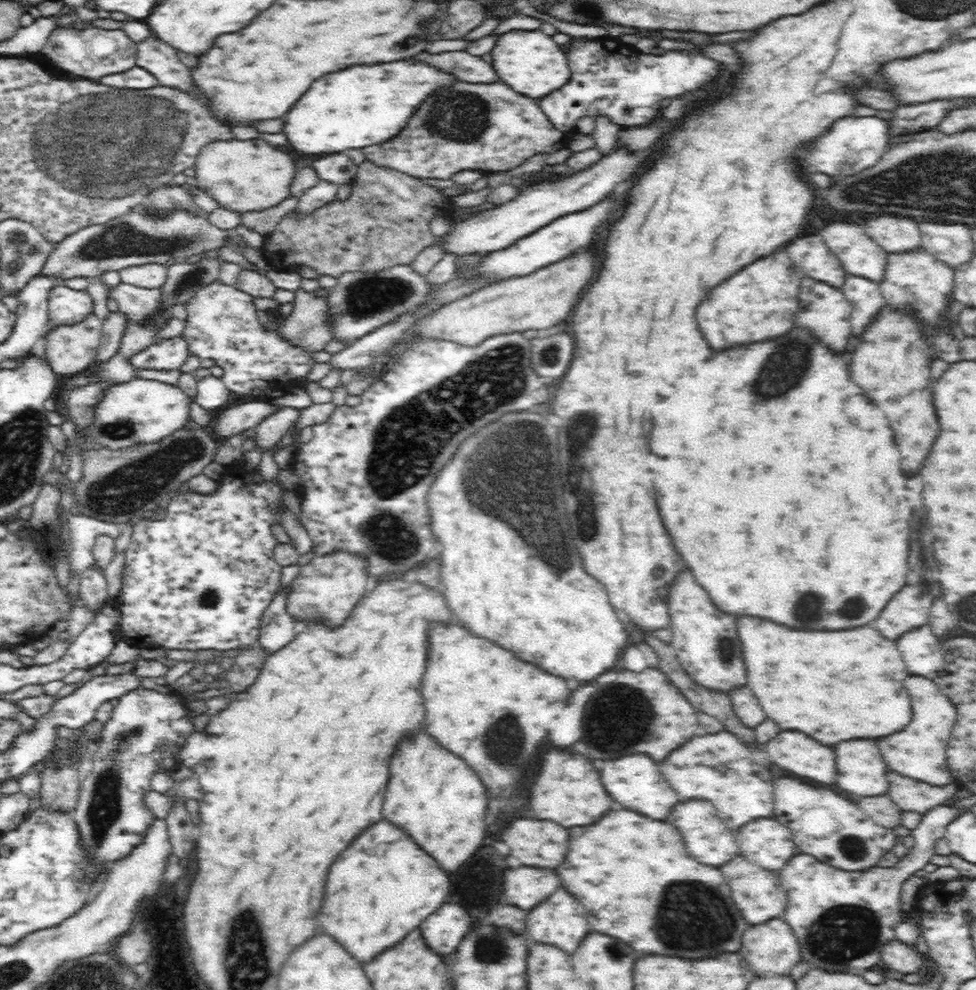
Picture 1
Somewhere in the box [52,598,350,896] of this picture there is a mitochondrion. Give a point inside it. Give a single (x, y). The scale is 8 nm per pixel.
(104, 810)

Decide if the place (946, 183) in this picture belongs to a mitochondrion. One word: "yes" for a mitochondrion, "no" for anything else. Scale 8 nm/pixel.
yes

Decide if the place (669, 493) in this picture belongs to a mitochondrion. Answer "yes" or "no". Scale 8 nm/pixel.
no

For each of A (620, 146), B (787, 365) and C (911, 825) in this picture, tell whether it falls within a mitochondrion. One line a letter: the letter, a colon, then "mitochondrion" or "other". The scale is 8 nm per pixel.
A: other
B: mitochondrion
C: other

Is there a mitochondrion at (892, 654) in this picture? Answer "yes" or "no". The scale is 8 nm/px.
no

